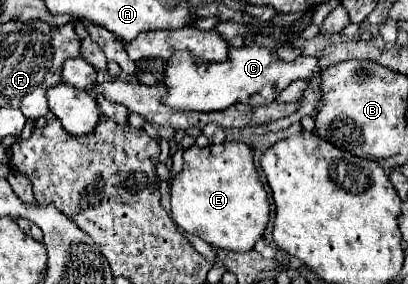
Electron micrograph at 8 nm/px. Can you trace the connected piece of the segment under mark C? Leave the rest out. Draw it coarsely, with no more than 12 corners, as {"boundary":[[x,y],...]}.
{"boundary":[[260,45],[224,63],[176,51],[164,67],[162,103],[222,111],[272,103],[316,57],[286,63]]}

